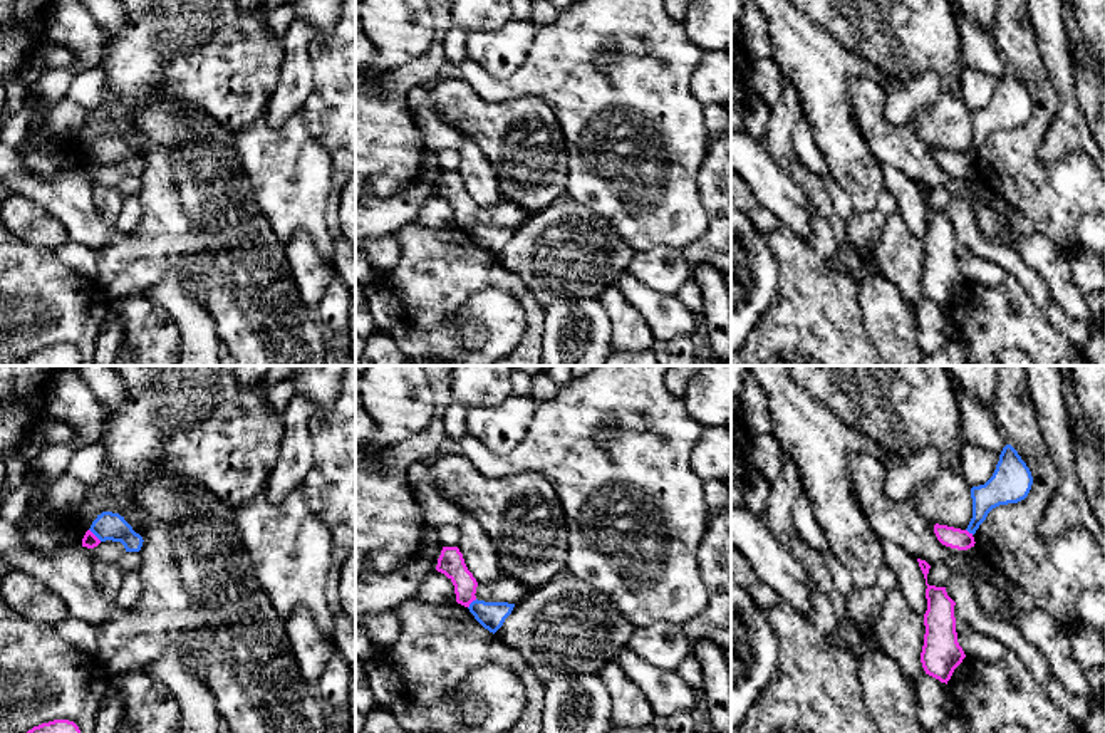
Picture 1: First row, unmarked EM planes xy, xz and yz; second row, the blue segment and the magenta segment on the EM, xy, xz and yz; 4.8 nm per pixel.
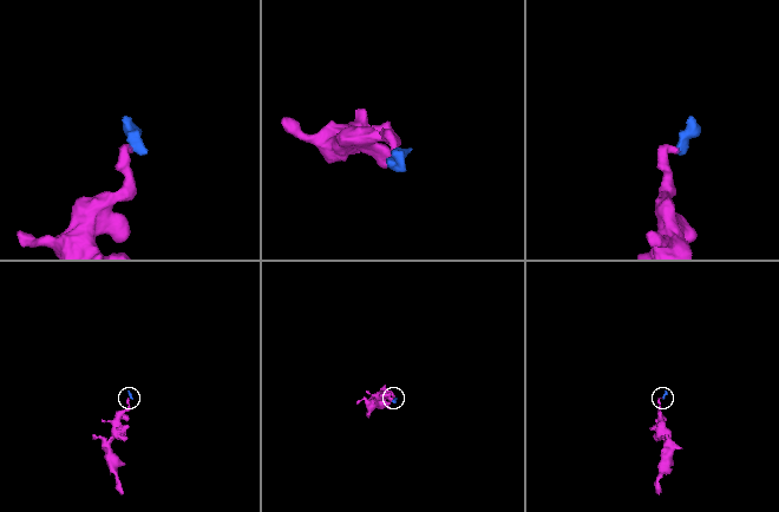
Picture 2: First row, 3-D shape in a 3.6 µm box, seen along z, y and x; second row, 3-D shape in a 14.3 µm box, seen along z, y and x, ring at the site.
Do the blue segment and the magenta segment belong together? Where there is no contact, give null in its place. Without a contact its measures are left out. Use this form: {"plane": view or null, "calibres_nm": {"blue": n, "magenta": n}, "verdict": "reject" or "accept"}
{"plane": "xy", "calibres_nm": {"blue": 140, "magenta": 70}, "verdict": "reject"}

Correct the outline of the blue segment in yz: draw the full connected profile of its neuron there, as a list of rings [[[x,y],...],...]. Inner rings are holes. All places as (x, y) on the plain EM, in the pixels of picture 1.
[[[1006,69],[993,101],[984,109],[971,112],[973,143],[966,154],[974,159],[993,133],[1025,124],[1031,109],[1030,92],[1018,75]]]

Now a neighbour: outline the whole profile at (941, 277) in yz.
[[[917,183],[926,203],[927,235],[924,238],[924,270],[921,287],[926,299],[946,307],[951,304],[954,294],[966,282],[957,267],[954,230],[956,226],[947,220],[946,211],[927,208],[931,190]]]

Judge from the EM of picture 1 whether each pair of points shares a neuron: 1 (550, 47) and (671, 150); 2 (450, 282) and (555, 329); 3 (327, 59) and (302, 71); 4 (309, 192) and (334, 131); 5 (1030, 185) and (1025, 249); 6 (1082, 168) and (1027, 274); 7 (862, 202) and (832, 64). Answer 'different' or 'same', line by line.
1: same
2: different
3: different
4: different
5: different
6: different
7: same

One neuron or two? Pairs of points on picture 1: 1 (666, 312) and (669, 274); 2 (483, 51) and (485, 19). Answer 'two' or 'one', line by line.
1: two
2: two

